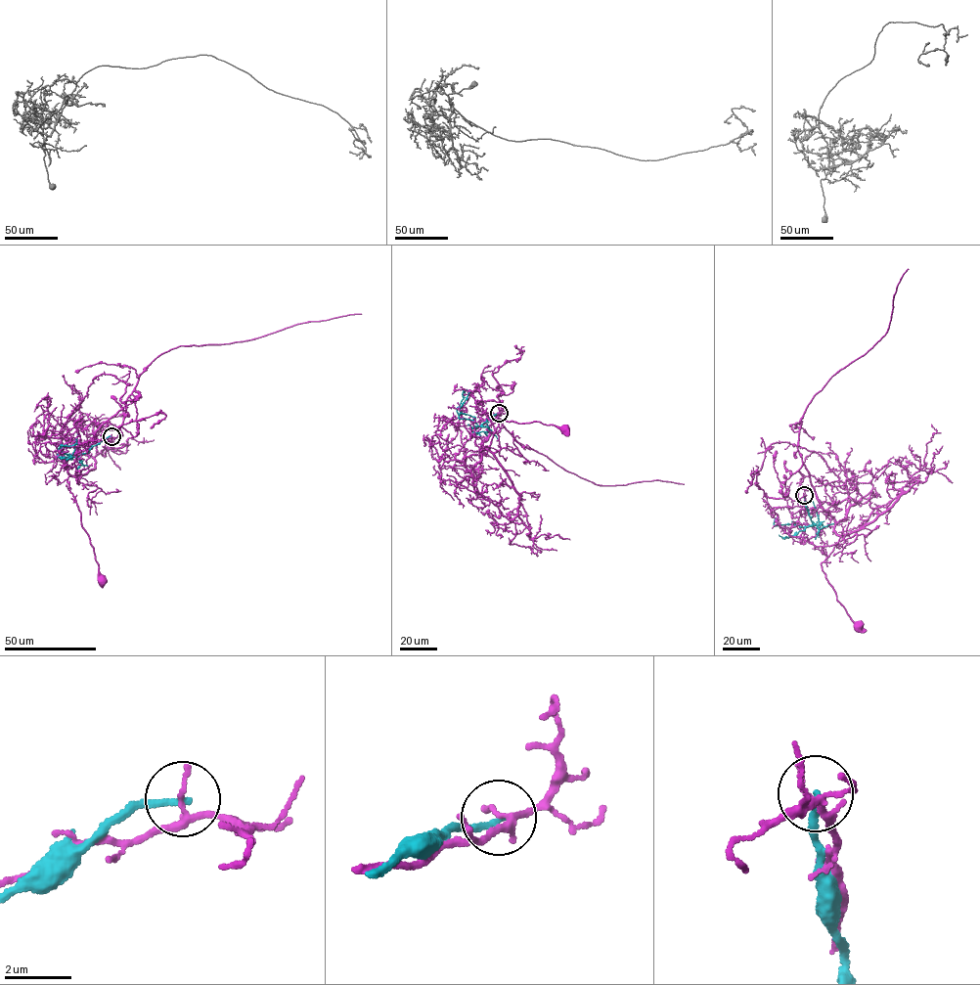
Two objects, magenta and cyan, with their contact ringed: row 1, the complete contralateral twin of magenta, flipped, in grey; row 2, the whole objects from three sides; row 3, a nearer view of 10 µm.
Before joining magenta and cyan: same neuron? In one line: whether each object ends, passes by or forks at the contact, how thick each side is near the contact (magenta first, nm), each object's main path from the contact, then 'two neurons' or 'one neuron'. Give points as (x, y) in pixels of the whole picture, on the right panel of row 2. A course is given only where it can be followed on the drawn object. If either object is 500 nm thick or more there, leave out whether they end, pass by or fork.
magenta passes by; cyan ends there; 190 nm thick on the magenta side, 190 nm on the other; magenta runs (804, 495), (809, 510), (850, 503), (834, 527), (837, 544), (821, 563), (836, 599), (859, 625); cyan runs (804, 495), (813, 524), (775, 525), (776, 517); two neurons

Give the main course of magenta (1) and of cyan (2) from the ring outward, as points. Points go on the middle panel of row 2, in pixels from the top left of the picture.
1: (499, 413), (456, 455), (469, 471), (499, 423), (538, 421), (563, 430)
2: (499, 413), (479, 426), (473, 420), (459, 418), (457, 408), (465, 392)

